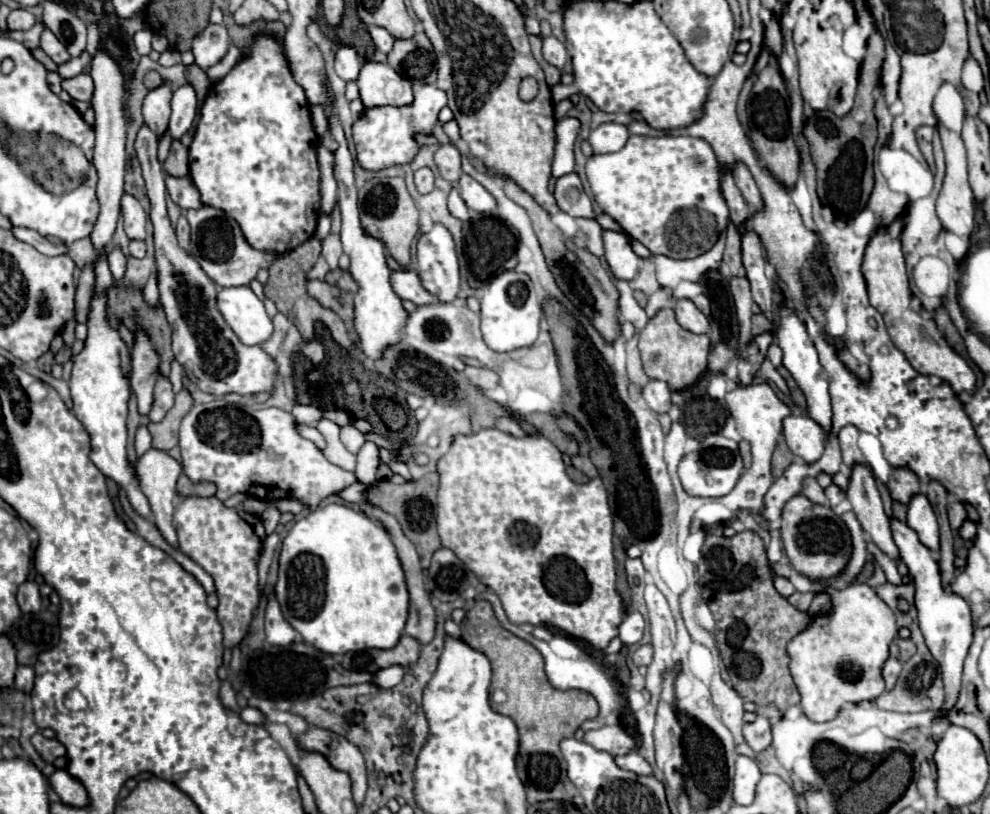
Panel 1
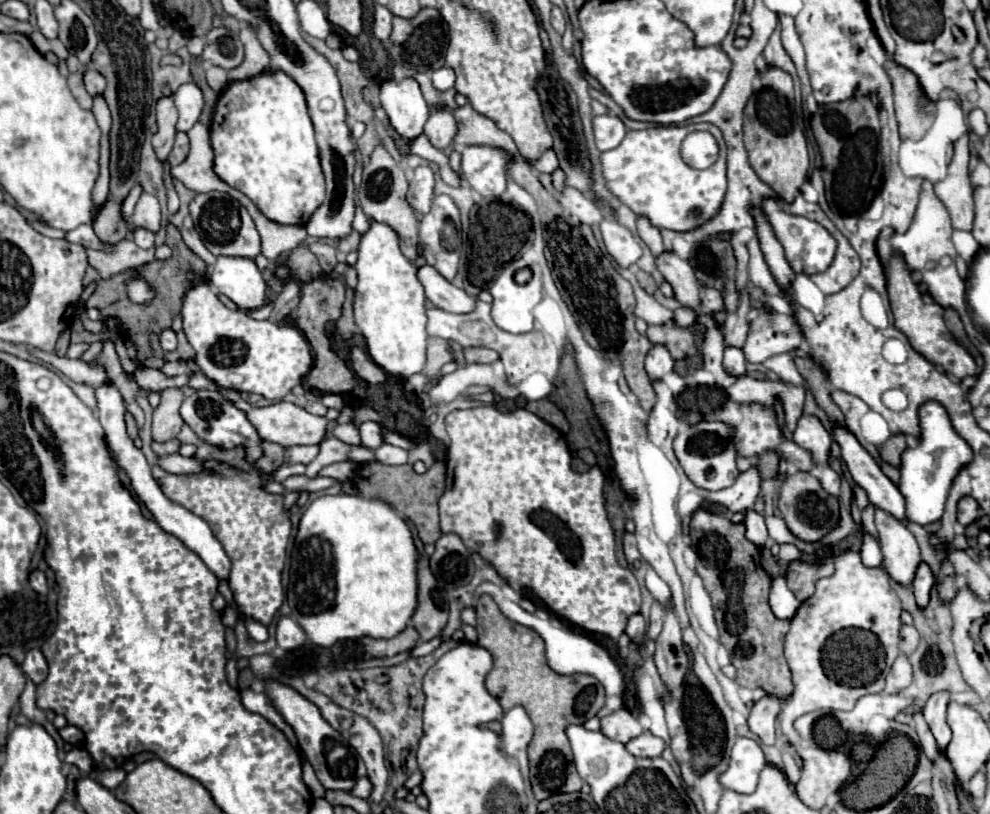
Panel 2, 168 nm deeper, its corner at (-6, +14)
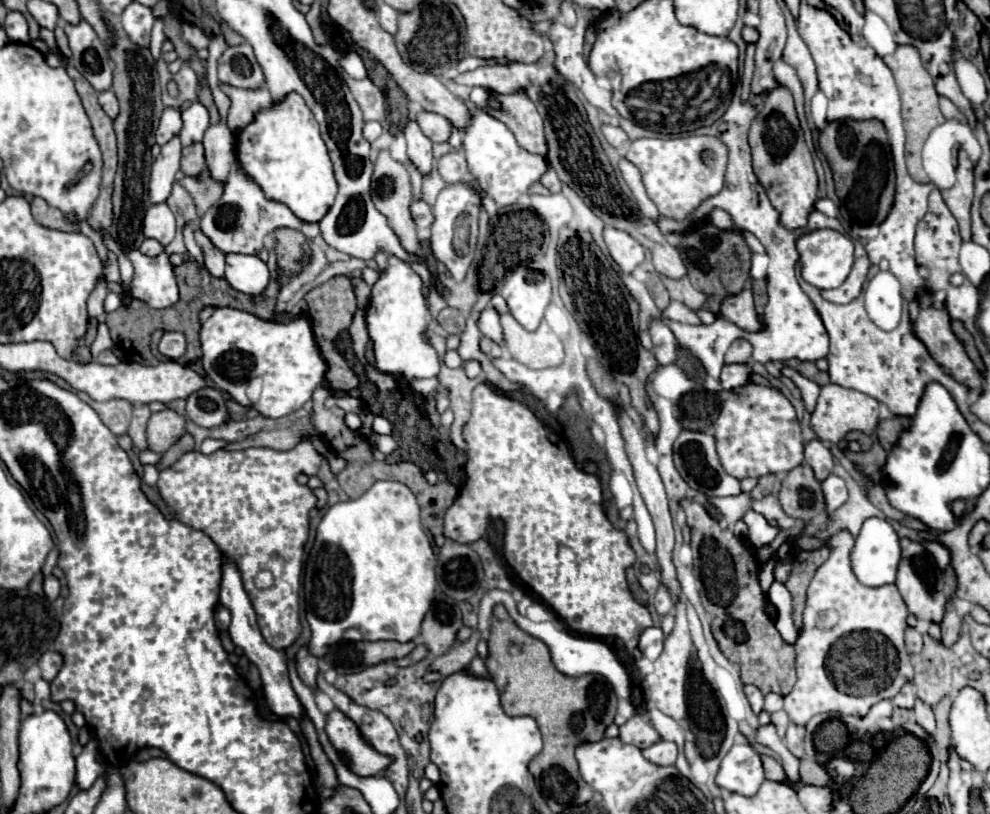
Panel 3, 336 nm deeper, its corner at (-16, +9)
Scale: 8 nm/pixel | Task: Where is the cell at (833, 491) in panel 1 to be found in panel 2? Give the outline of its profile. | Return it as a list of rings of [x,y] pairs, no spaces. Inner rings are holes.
[[[830,466],[824,468],[824,472],[820,476],[820,484],[822,484],[822,488],[826,492],[830,492],[832,496],[838,496],[838,492],[840,492],[840,476]]]

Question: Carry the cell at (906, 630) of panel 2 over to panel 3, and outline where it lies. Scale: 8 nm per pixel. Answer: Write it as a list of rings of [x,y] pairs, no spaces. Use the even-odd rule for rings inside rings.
[[[908,627],[906,629],[906,647],[910,653],[920,653],[922,651],[922,633]]]

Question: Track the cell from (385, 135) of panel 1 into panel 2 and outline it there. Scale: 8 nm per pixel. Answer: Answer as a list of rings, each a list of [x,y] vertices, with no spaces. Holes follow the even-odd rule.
[[[444,66],[444,68],[440,68],[440,70],[436,70],[432,74],[432,80],[434,80],[434,86],[444,92],[444,90],[448,90],[448,88],[454,86],[454,70]]]

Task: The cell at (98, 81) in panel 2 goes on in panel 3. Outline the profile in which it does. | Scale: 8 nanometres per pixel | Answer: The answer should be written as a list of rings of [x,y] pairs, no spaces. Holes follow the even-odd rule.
[[[102,91],[102,93],[98,95],[98,101],[100,101],[102,109],[104,109],[112,119],[118,115],[118,99],[116,99],[116,95],[114,95],[112,91]]]

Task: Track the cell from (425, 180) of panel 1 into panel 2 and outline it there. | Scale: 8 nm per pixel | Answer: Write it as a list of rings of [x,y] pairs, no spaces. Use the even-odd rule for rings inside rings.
[[[420,166],[414,170],[414,178],[410,180],[406,200],[418,214],[426,214],[430,212],[430,204],[434,198],[432,190],[434,190],[434,174],[430,168]]]

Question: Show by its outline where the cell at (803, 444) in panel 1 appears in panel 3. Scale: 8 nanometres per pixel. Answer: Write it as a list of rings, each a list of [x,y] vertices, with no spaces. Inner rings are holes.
[[[812,439],[806,443],[804,453],[806,453],[806,463],[816,473],[816,479],[824,481],[832,473],[832,467],[834,467],[834,457],[832,457],[830,447],[826,443],[822,443],[820,439]]]

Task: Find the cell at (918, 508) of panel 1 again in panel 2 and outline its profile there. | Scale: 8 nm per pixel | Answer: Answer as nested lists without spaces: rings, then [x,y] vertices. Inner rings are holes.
[[[928,400],[920,404],[918,418],[920,418],[920,438],[914,448],[908,446],[900,456],[898,490],[906,498],[906,518],[926,526],[942,518],[950,484],[954,482],[954,476],[962,470],[962,466],[974,460],[974,452],[968,446],[968,442],[954,430],[950,416],[940,402]]]

